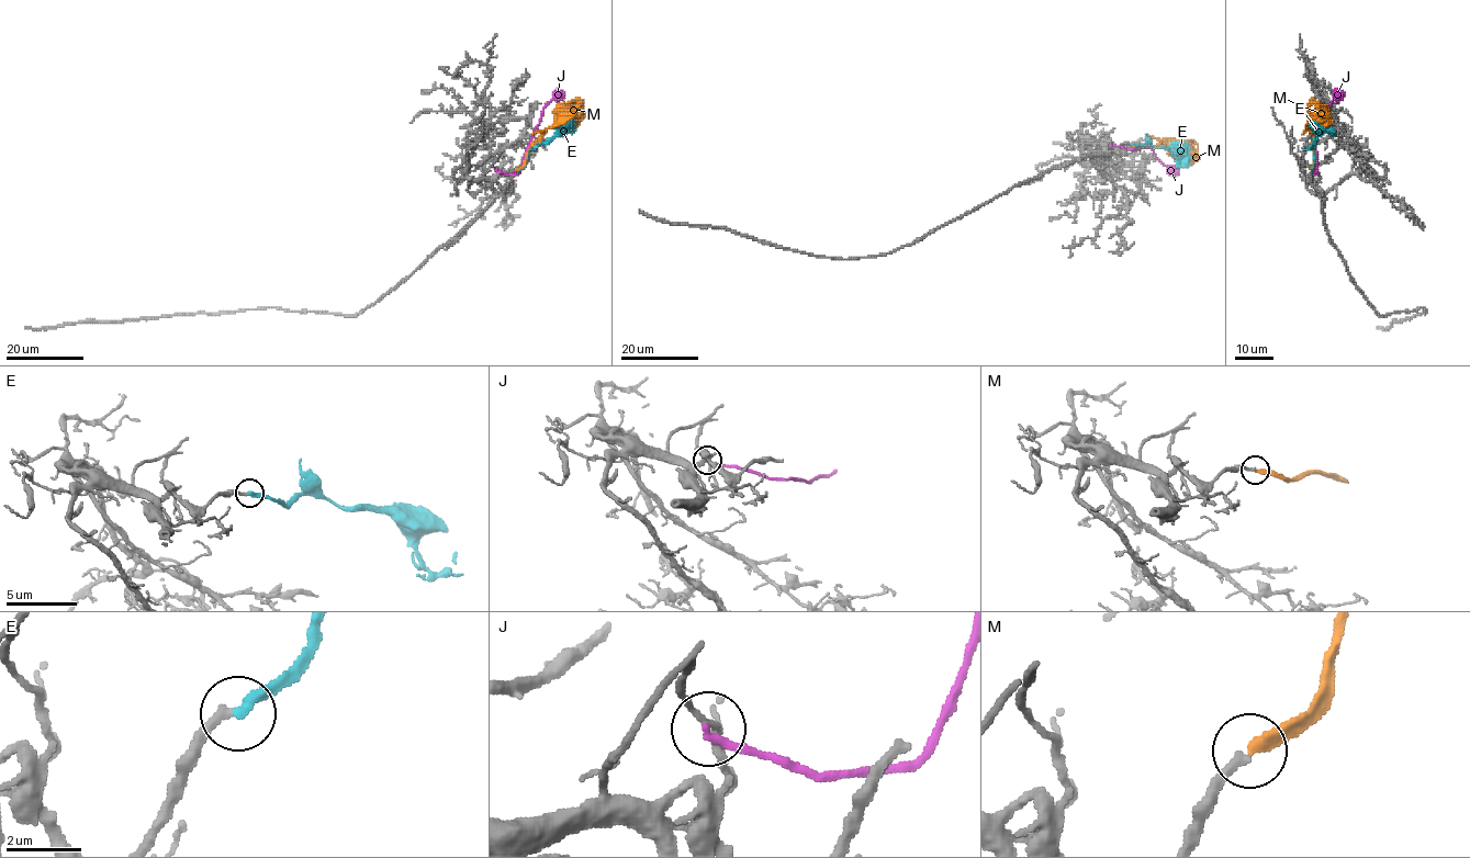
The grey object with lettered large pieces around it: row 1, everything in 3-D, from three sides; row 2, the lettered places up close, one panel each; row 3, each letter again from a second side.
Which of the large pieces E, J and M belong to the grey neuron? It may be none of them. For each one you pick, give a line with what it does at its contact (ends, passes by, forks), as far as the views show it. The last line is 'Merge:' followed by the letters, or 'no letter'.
E: it ends
Merge: E

